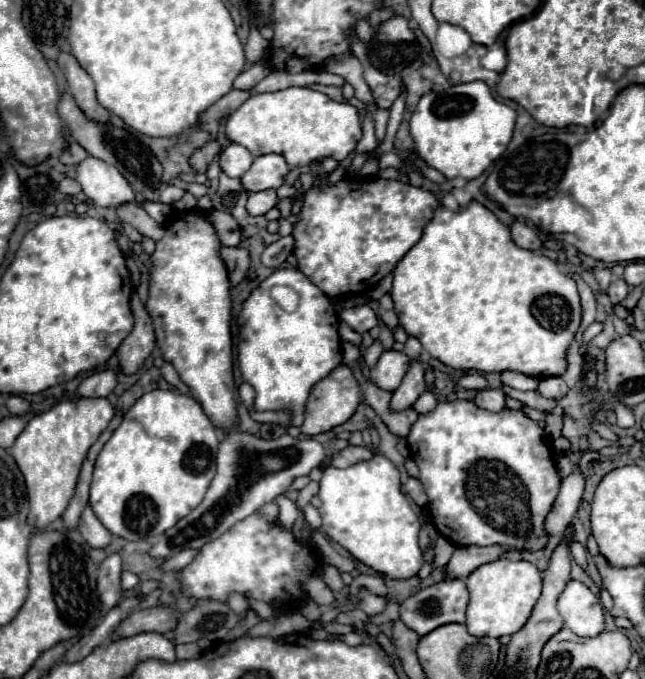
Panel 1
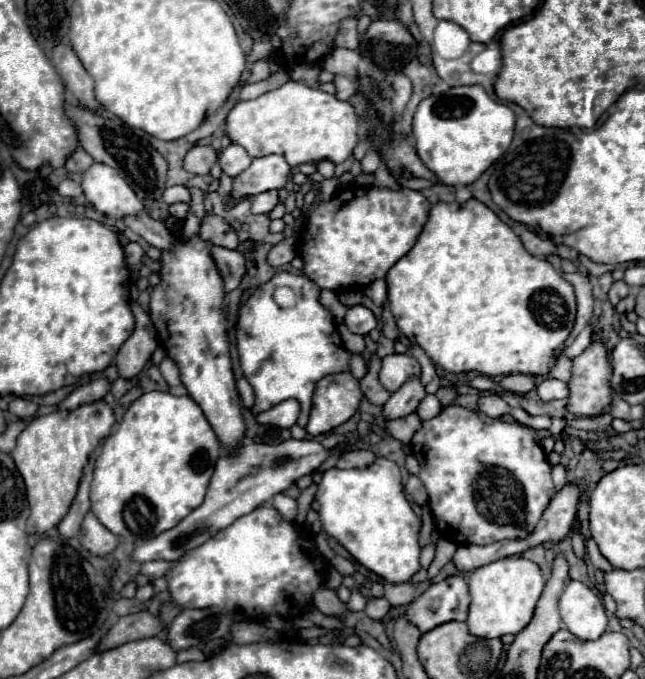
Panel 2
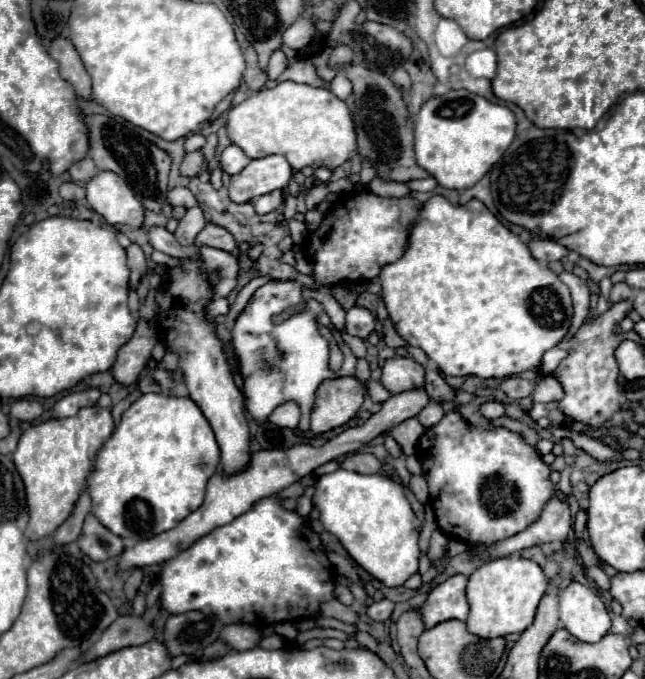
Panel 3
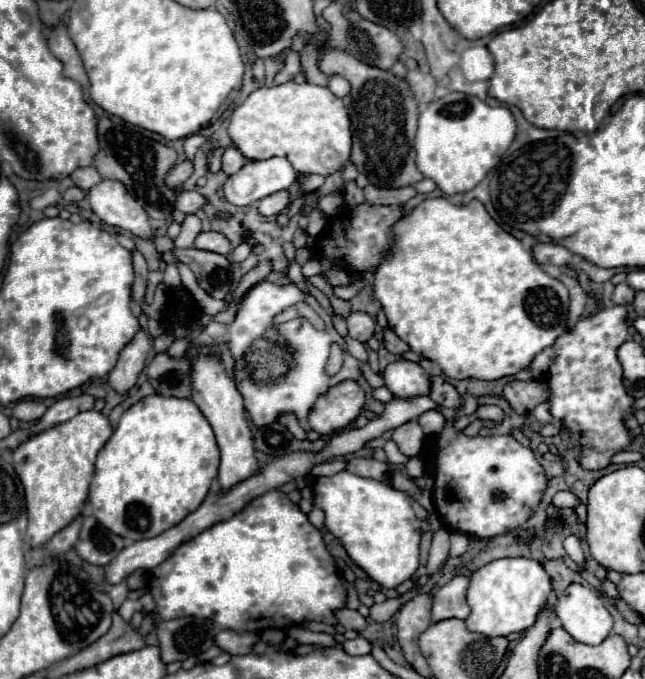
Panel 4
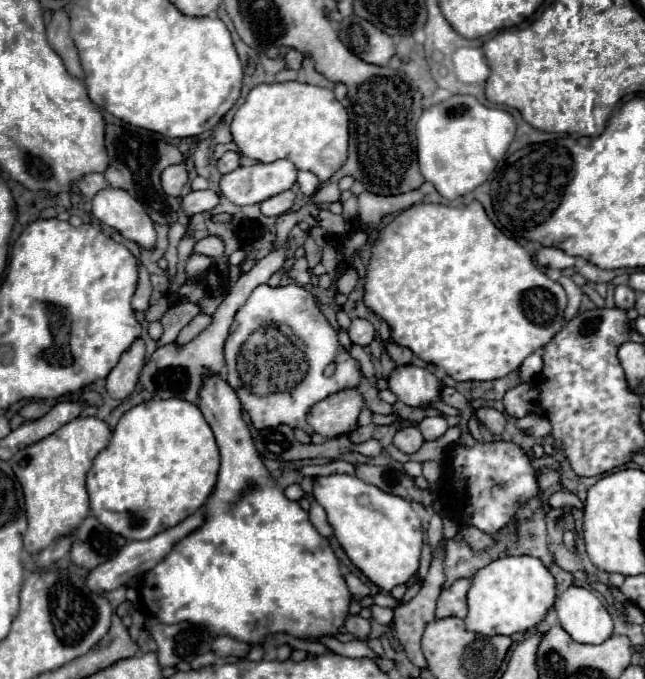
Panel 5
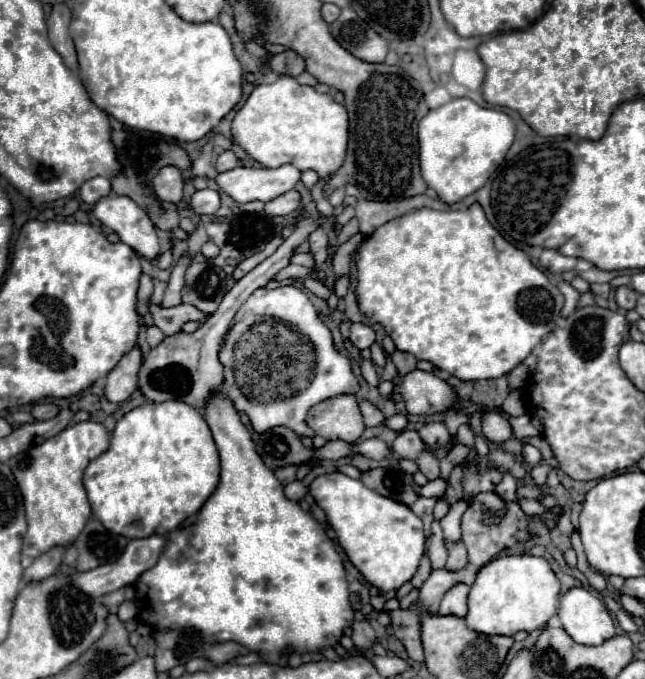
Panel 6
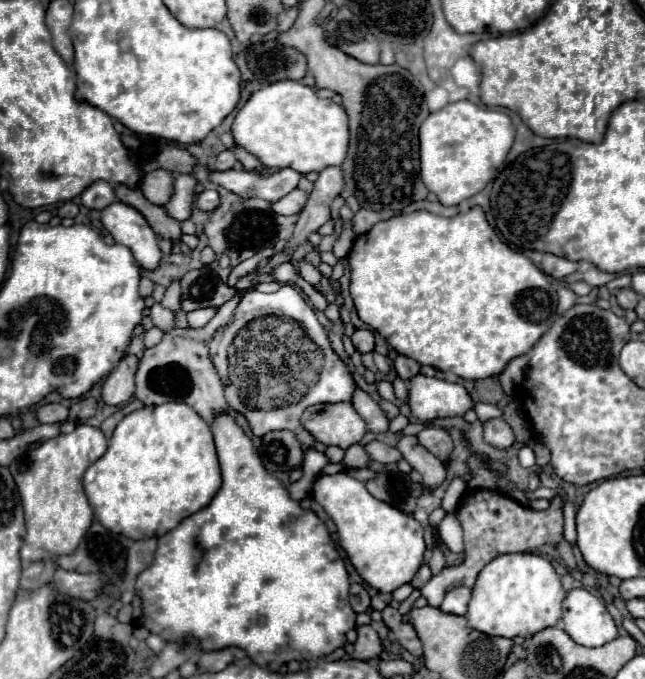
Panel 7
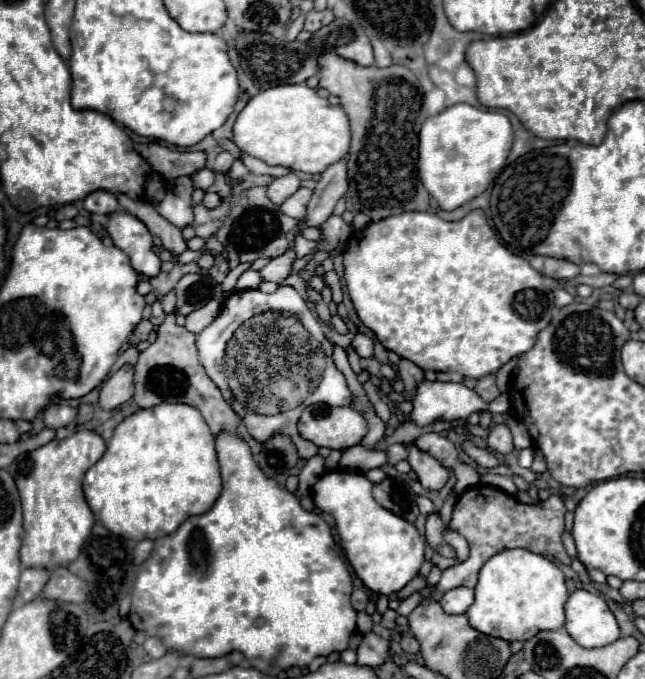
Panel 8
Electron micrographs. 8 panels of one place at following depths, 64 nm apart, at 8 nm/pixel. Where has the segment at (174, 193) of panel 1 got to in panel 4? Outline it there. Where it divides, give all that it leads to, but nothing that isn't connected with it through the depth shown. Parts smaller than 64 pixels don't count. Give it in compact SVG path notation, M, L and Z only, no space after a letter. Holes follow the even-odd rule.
M178 192L176 194L176 202L174 202L174 206L178 208L178 210L182 210L184 214L192 214L192 212L198 212L202 206L206 204L206 198L202 196L202 194L198 194L198 192Z

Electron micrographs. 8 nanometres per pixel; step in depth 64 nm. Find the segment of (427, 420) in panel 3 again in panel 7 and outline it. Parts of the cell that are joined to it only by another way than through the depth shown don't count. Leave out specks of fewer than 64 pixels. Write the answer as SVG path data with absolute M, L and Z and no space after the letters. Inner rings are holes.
M424 428L418 434L418 442L430 450L438 460L448 462L452 454L452 438L444 428Z

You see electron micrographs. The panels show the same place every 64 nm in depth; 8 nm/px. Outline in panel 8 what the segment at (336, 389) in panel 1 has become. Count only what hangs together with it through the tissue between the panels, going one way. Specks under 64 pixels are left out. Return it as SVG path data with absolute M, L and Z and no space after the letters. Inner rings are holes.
M308 406L298 422L300 434L316 446L346 450L362 442L368 432L368 422L350 406Z

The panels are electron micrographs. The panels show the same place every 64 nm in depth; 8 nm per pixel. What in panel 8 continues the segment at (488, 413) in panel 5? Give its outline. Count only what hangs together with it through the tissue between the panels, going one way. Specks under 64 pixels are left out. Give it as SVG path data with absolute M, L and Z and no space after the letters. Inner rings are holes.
M494 424L486 436L488 448L500 452L500 454L510 454L514 450L512 446L512 434L506 424Z

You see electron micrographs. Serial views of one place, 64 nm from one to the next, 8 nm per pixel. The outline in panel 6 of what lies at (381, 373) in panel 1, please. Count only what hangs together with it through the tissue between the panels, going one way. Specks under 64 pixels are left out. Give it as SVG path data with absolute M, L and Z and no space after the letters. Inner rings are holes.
M418 368L400 376L394 392L402 396L410 414L438 414L456 402L456 392L442 378Z

